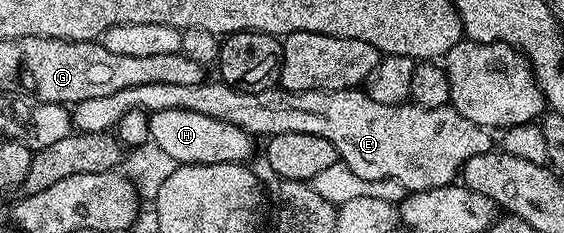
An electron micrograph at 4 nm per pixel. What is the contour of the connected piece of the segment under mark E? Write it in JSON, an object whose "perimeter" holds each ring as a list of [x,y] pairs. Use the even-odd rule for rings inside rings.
{"perimeter":[[[204,81],[197,85],[137,85],[133,89],[121,89],[121,93],[109,93],[109,97],[93,97],[89,101],[74,104],[71,111],[71,122],[76,132],[84,135],[110,132],[121,117],[130,111],[152,113],[157,110],[183,109],[217,118],[221,122],[231,123],[245,130],[252,137],[270,137],[277,133],[313,133],[313,137],[325,137],[333,149],[337,149],[339,158],[357,173],[357,177],[366,179],[368,184],[375,185],[378,179],[392,179],[400,183],[404,192],[428,191],[434,187],[445,187],[454,184],[460,178],[465,161],[477,157],[477,153],[492,150],[492,132],[481,125],[473,125],[467,117],[461,117],[454,107],[448,105],[435,109],[416,107],[408,101],[397,105],[381,105],[373,101],[366,90],[350,91],[284,91],[278,86],[266,87],[264,91],[238,91],[228,87],[222,81]]]}

